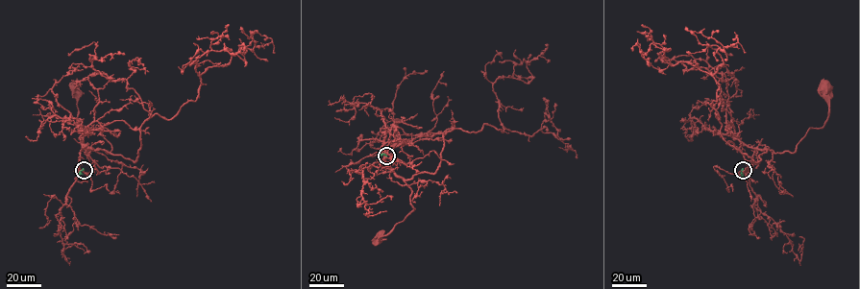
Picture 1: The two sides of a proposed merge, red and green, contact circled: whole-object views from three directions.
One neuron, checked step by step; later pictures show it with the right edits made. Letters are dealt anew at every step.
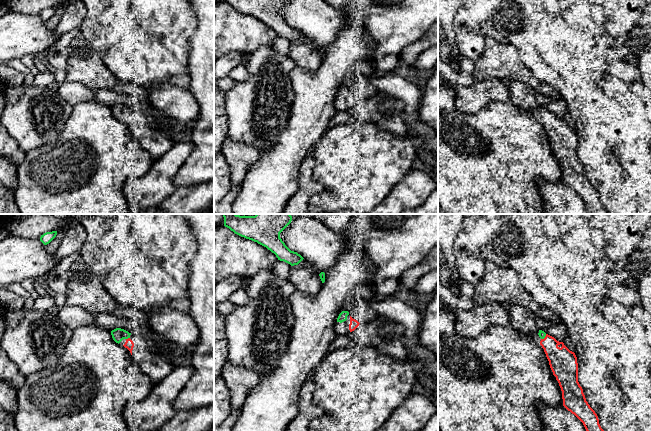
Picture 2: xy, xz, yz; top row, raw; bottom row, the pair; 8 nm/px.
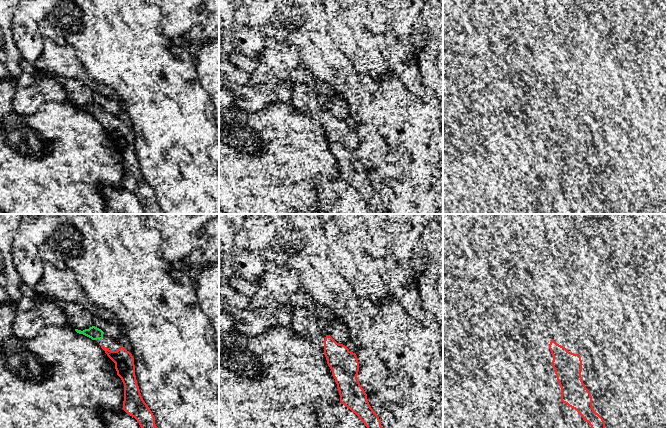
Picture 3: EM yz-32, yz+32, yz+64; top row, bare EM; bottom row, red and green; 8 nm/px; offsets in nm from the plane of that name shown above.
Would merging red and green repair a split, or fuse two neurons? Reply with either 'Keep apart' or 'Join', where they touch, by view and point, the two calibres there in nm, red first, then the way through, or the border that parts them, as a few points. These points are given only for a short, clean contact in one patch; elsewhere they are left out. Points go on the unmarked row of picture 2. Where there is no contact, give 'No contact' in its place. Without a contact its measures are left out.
Join. Touches red at xy (128, 114). Thickness 70 nm (red) against 110 nm

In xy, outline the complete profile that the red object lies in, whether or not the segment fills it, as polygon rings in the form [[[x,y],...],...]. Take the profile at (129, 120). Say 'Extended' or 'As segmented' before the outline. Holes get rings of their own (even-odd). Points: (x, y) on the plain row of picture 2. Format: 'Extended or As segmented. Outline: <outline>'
Extended. Outline: [[[116,104],[114,106],[111,107],[111,111],[112,111],[112,114],[113,116],[116,118],[116,119],[120,119],[123,115],[126,116],[125,120],[123,121],[125,124],[127,124],[131,131],[132,131],[132,126],[133,126],[133,123],[134,123],[134,119],[133,117],[130,115],[130,111],[131,109],[129,109],[128,107],[124,106],[124,105],[121,105],[121,104]]]

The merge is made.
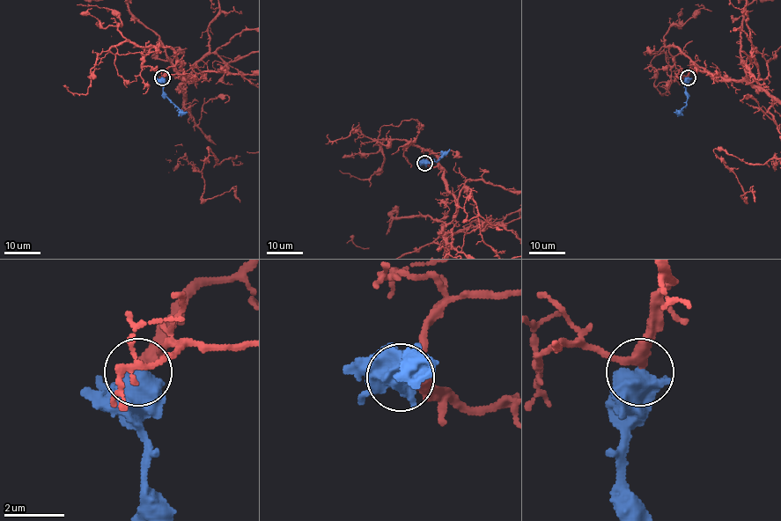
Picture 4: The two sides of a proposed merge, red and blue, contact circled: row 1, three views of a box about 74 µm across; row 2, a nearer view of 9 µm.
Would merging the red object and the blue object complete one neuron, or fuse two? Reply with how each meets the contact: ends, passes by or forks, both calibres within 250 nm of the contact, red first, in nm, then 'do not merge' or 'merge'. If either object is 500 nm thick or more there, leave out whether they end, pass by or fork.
300 nm thick on the red side, 800 nm on the other; merge

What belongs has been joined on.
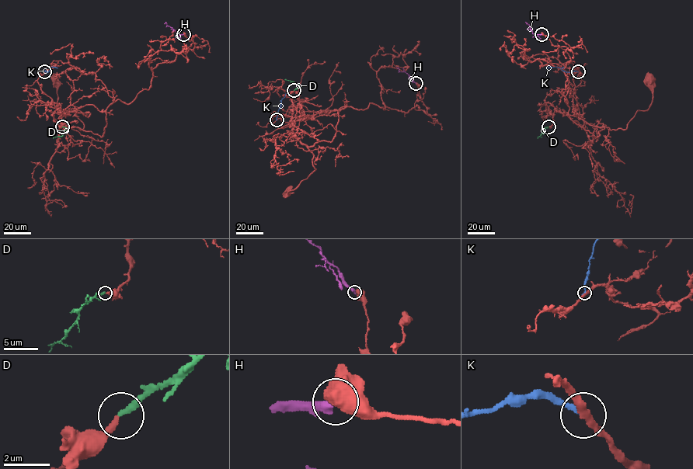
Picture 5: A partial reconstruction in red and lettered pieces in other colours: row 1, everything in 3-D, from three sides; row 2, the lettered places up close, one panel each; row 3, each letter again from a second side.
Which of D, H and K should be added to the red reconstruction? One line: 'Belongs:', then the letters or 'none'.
Belongs: D

